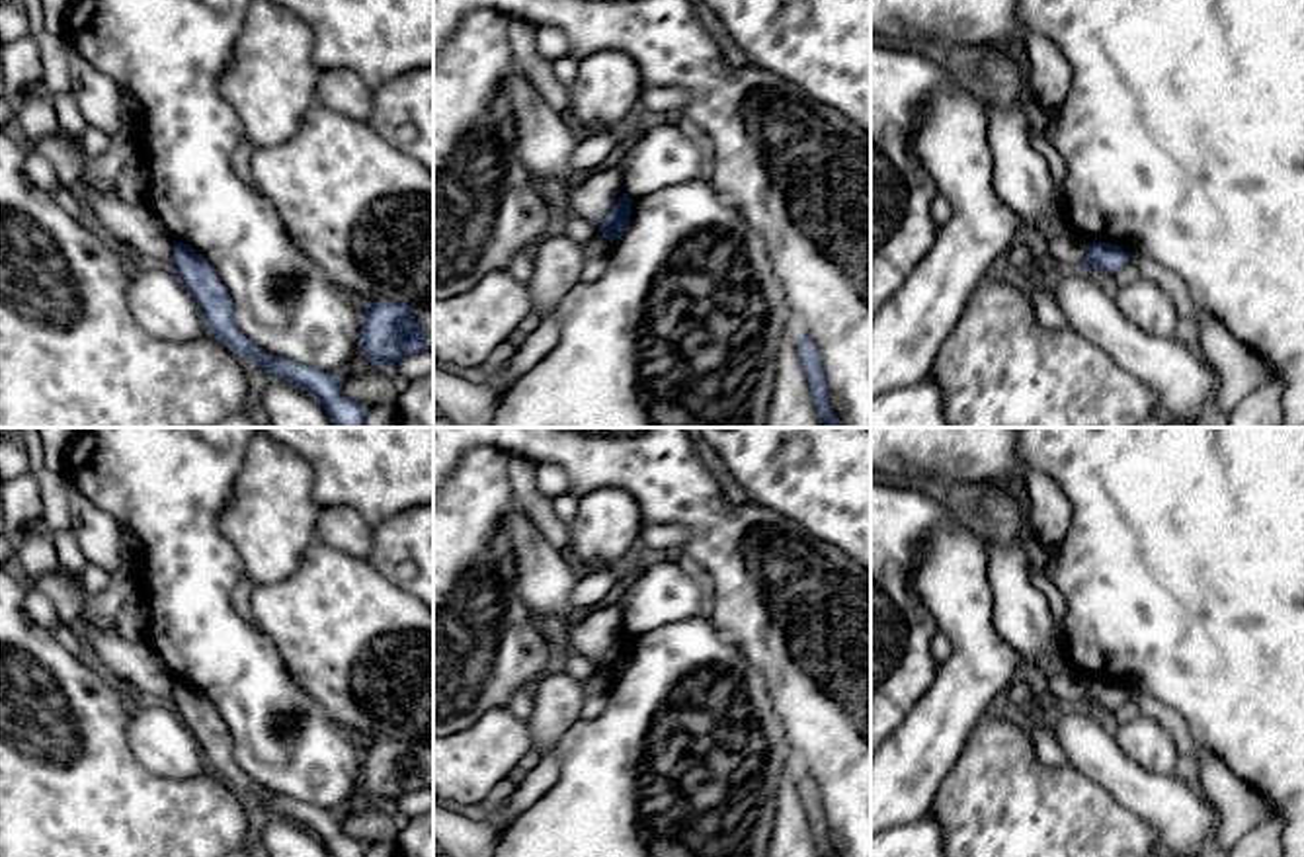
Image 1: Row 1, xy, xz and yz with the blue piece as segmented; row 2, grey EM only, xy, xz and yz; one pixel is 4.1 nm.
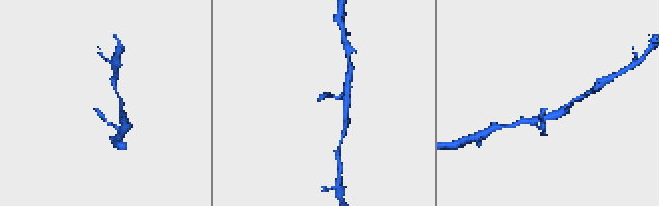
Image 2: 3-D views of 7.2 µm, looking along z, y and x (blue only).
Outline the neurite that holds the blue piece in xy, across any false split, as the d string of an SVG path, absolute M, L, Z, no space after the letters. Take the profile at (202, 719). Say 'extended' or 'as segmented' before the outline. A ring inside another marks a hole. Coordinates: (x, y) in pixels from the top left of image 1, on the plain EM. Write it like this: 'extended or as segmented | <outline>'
as segmented | M176 679L170 699L182 722L199 742L207 767L224 779L236 793L260 800L269 814L283 816L312 830L330 857L365 857L365 843L344 832L340 812L273 795L238 767L232 734L203 693Z

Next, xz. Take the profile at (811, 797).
as segmented | M798 773L796 787L800 793L800 802L804 806L804 812L808 816L818 855L839 857L828 839L828 824L824 816L824 804L818 783L810 775Z

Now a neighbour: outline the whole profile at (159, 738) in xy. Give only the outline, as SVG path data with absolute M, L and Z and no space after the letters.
M131 707L127 740L135 757L154 775L191 779L207 769L199 742L176 711Z

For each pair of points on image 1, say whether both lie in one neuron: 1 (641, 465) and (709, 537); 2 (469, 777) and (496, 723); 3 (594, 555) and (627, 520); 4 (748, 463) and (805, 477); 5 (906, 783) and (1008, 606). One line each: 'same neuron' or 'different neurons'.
1: same neuron
2: same neuron
3: same neuron
4: same neuron
5: different neurons

